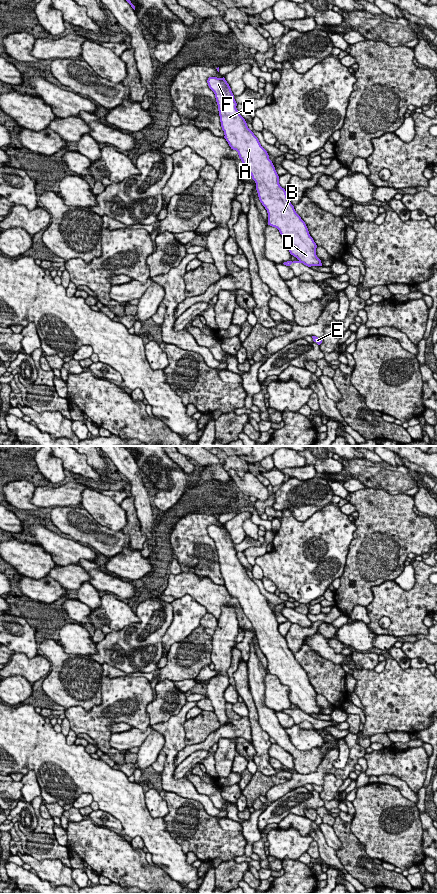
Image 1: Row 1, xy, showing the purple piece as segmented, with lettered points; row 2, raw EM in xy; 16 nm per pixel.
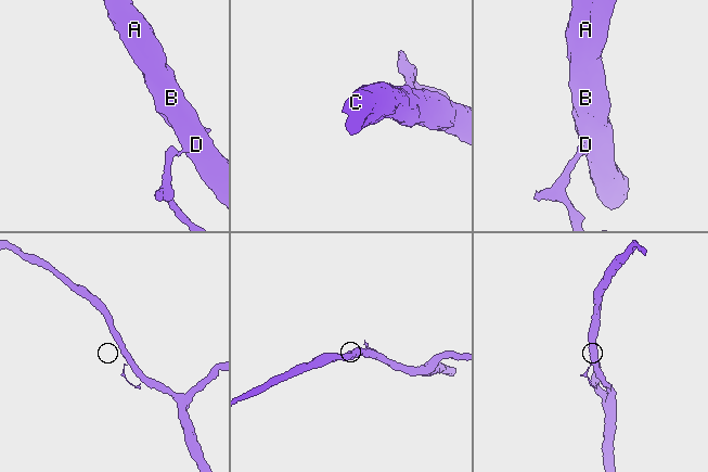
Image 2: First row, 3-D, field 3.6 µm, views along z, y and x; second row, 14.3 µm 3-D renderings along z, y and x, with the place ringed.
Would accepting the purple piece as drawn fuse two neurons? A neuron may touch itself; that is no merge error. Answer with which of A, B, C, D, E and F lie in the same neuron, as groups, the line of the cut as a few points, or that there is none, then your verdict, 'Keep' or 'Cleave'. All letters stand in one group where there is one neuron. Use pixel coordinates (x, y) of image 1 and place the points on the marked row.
Groups: A B C D F / E. Split along xy (299, 260), (301, 262). Cleave

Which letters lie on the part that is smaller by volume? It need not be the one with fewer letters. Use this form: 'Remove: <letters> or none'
Remove: E

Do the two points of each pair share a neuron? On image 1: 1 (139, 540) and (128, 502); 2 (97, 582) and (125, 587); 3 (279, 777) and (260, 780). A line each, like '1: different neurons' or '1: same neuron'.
1: same neuron
2: same neuron
3: same neuron

